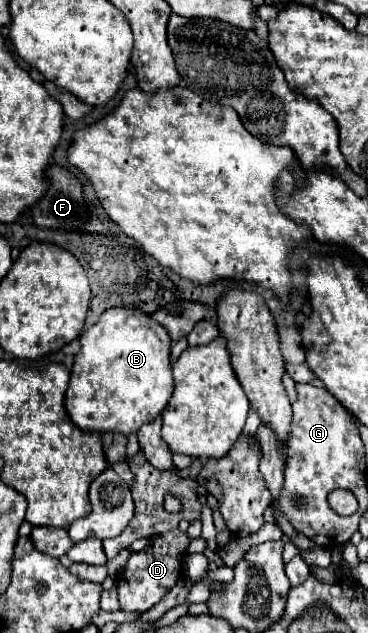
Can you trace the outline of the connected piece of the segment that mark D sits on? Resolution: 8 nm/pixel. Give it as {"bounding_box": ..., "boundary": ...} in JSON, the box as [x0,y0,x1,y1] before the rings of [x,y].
{"bounding_box":[118,528,190,612],"boundary":[[[174,528],[166,536],[156,536],[154,542],[144,550],[134,552],[118,578],[120,608],[126,612],[146,612],[156,602],[160,602],[180,578],[180,558],[186,554],[188,544],[190,544],[188,532]]]}

